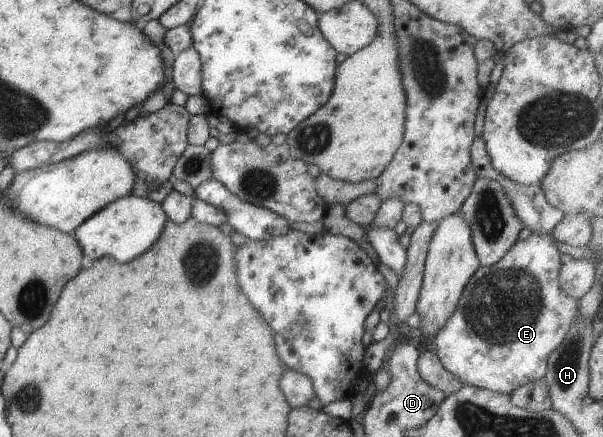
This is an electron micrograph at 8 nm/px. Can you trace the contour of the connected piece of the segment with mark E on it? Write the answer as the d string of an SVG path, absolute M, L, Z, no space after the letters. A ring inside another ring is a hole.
M532 232L526 239L514 242L514 245L512 245L496 263L489 266L480 266L468 278L458 298L456 309L445 321L445 324L433 339L434 347L436 347L435 354L438 356L442 367L444 367L448 373L451 373L458 381L461 381L462 385L468 384L475 388L482 388L491 392L509 395L511 391L516 390L517 387L525 383L542 381L547 368L548 354L563 340L572 316L578 311L577 299L566 295L560 289L557 277L562 264L558 257L560 257L560 252L558 252L556 248L556 240L551 232Z

